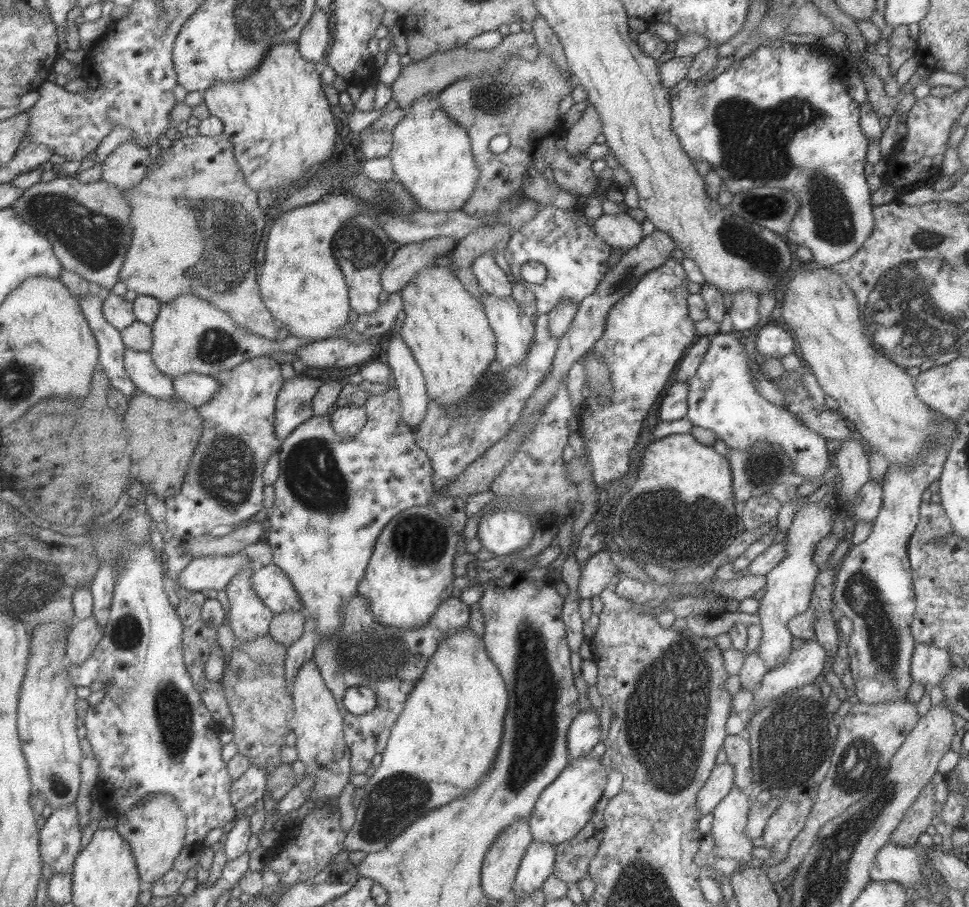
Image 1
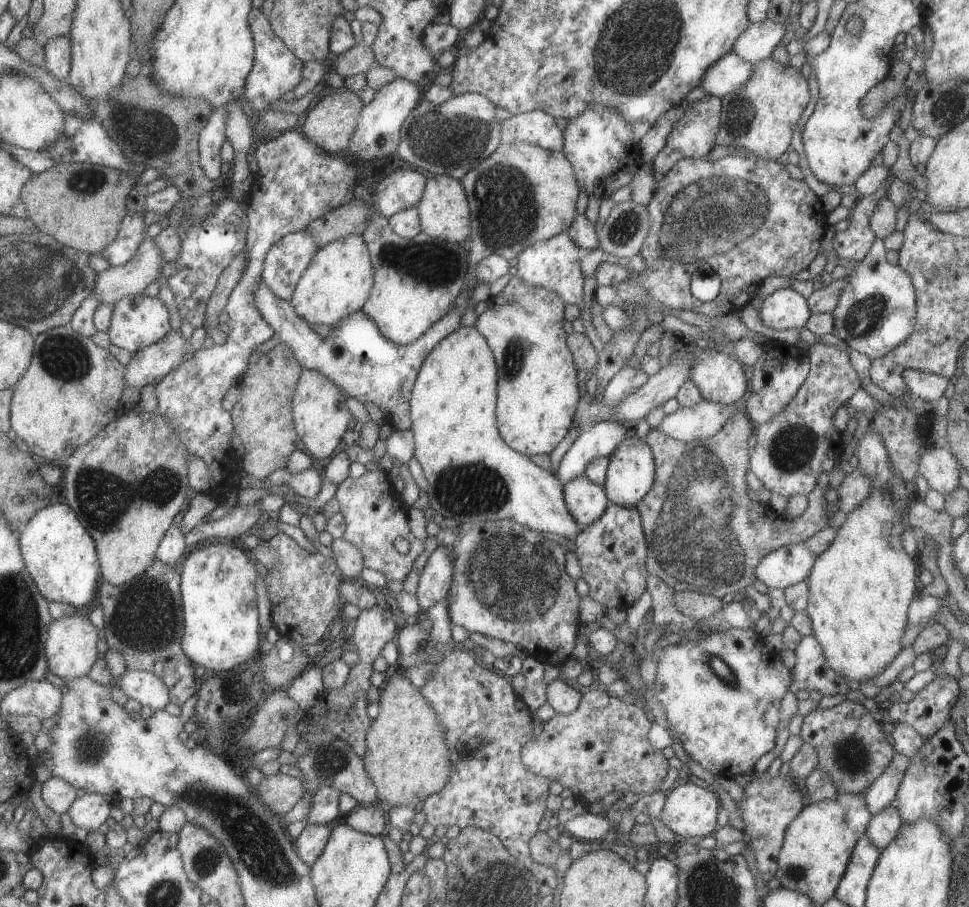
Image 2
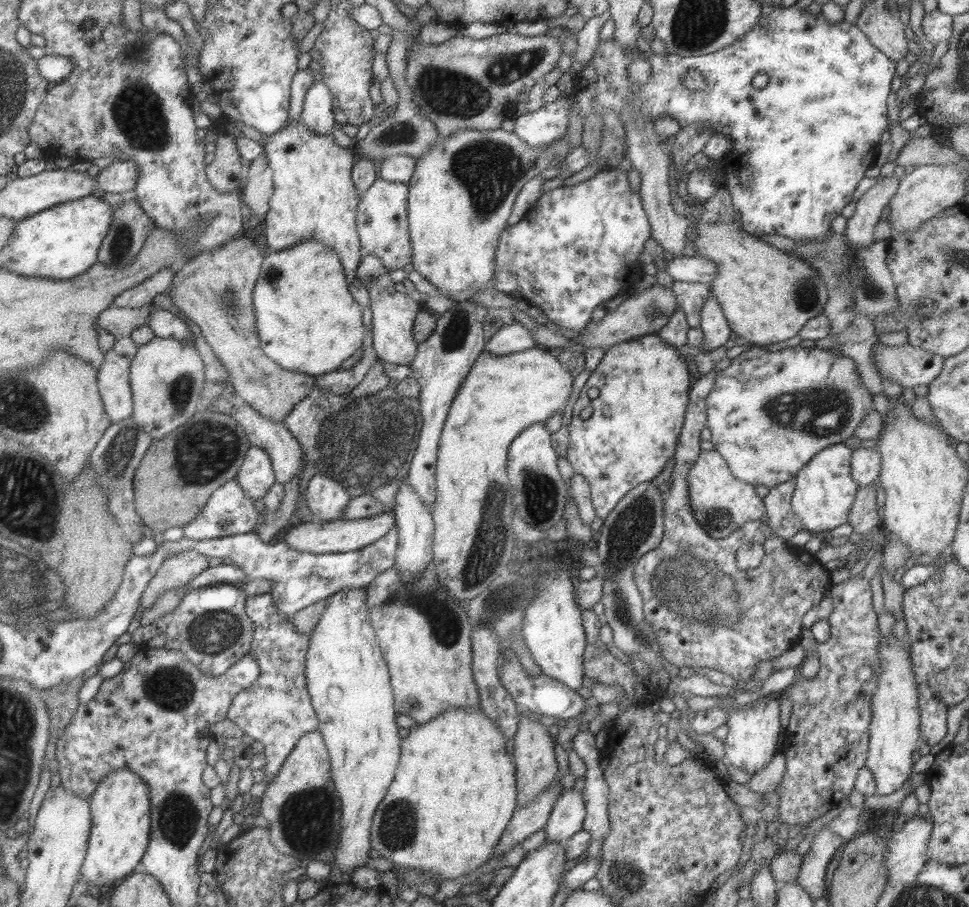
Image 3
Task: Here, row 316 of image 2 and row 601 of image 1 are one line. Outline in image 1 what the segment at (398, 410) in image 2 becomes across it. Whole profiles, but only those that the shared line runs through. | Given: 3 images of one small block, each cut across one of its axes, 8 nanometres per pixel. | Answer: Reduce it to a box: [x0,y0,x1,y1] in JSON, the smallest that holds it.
[251,563,469,774]

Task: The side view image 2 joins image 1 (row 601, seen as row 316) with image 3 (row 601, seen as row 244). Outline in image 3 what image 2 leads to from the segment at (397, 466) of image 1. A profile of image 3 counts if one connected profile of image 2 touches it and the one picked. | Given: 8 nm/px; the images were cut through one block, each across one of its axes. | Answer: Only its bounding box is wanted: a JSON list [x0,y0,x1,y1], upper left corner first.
[304,588,401,874]

